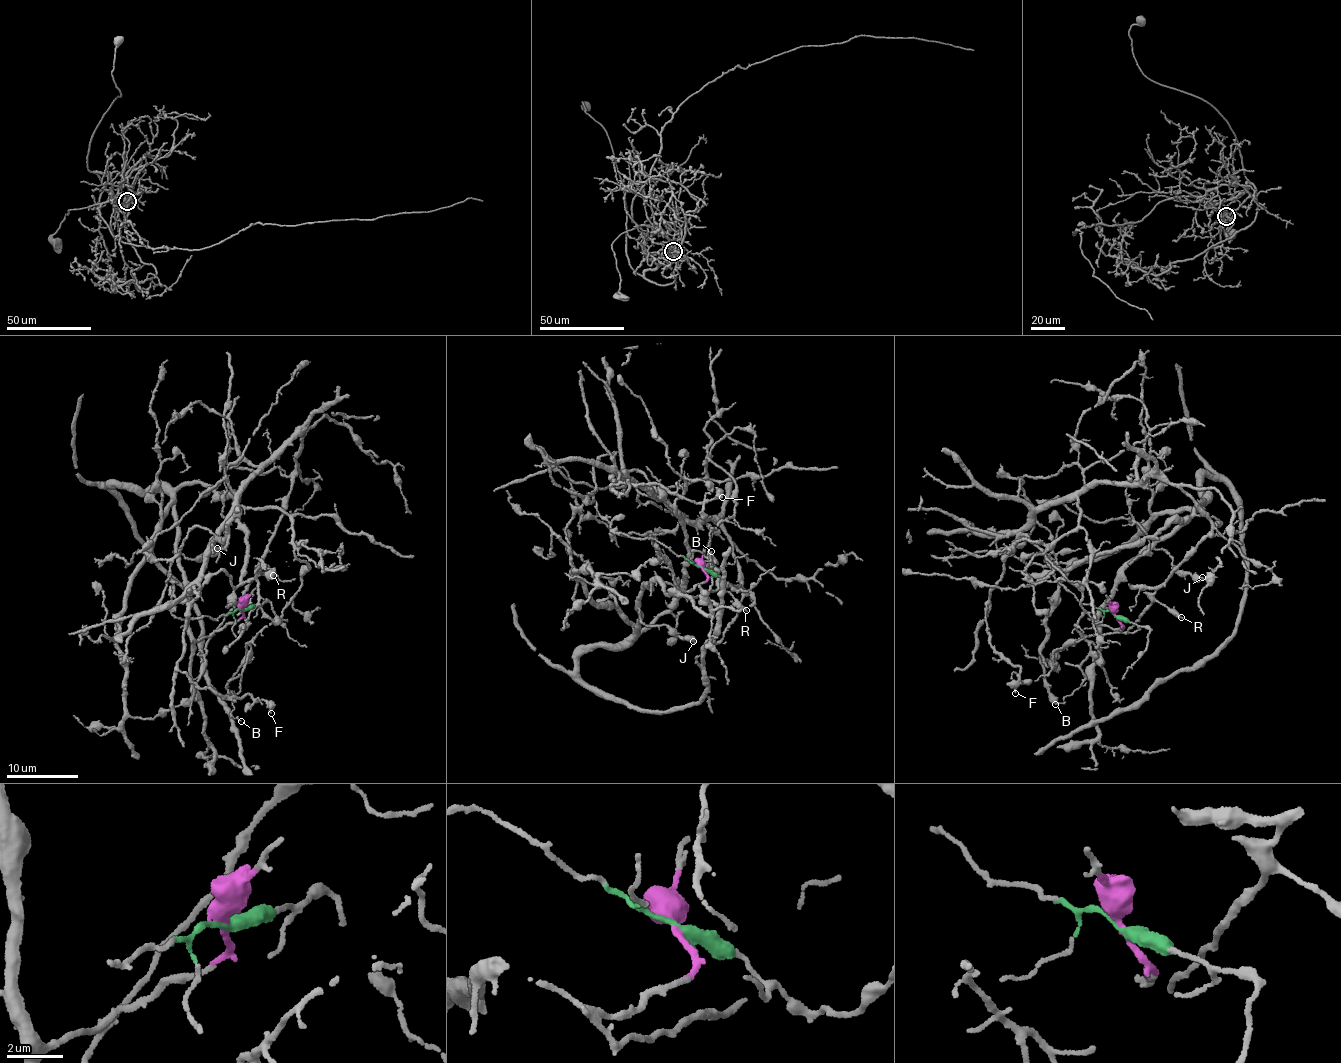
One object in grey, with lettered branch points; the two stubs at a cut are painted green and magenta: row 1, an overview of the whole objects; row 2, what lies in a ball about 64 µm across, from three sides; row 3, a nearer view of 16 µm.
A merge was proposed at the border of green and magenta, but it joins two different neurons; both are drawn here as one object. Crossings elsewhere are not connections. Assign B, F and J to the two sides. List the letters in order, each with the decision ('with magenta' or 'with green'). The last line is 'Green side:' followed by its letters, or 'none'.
B: with green
F: with magenta
J: with magenta
Green side: B

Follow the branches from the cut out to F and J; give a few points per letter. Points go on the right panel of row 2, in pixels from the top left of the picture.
F: (1115, 614), (1121, 629), (1100, 617), (1116, 577), (1202, 502), (1060, 569), (1013, 543), (985, 612), (1015, 693)
J: (1115, 614), (1121, 629), (1102, 624), (1099, 619), (1116, 577), (1152, 548), (1162, 549), (1174, 569), (1203, 577)

